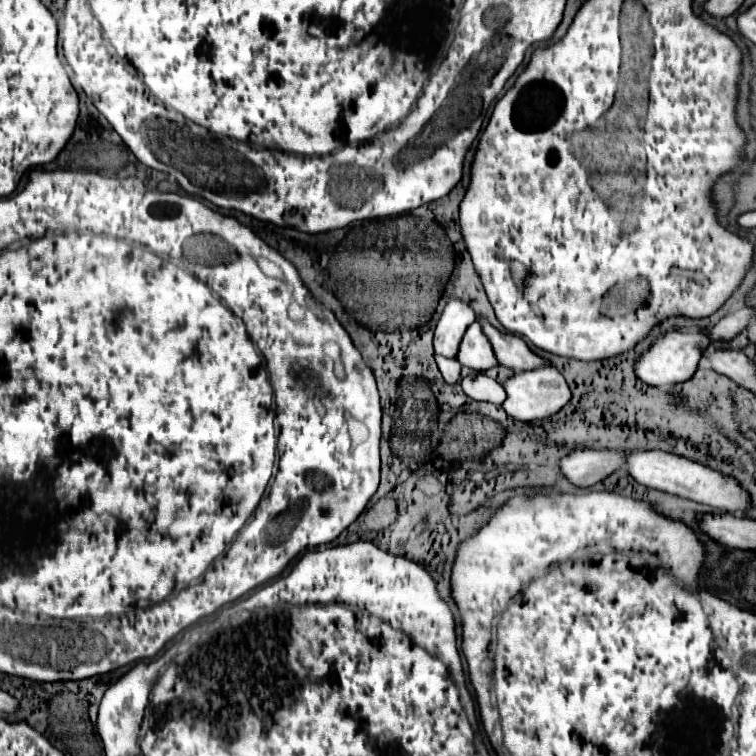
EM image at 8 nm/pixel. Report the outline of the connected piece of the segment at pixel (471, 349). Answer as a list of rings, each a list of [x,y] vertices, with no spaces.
[[[477,321],[473,325],[469,325],[469,329],[465,331],[465,337],[463,337],[461,345],[459,345],[457,359],[459,359],[461,365],[471,367],[471,369],[475,369],[479,373],[483,373],[483,371],[491,369],[493,365],[497,365],[491,343],[483,335],[481,325]]]

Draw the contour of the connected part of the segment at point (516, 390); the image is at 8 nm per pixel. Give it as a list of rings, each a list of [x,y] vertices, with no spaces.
[[[551,365],[541,369],[531,369],[525,373],[515,373],[505,379],[503,389],[507,393],[507,399],[501,403],[501,407],[509,417],[517,421],[535,421],[535,419],[551,417],[571,399],[571,391],[565,383],[565,377]]]

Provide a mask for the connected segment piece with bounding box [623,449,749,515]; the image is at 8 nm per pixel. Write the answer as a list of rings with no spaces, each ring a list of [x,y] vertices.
[[[625,451],[623,453],[625,459],[625,469],[627,473],[641,485],[651,487],[651,489],[661,489],[661,491],[669,491],[687,499],[693,499],[697,503],[709,505],[713,509],[719,509],[721,513],[743,513],[749,507],[749,493],[743,491],[735,479],[721,475],[719,471],[713,471],[701,463],[689,461],[685,457],[667,453],[667,451]]]

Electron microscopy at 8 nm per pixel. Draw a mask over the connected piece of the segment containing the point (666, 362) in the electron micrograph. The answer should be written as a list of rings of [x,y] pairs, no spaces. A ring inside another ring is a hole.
[[[667,331],[663,335],[659,335],[637,359],[635,359],[635,367],[633,373],[637,379],[641,379],[647,385],[653,387],[661,387],[661,389],[669,389],[677,383],[683,383],[687,379],[691,379],[691,375],[695,373],[699,359],[701,359],[701,351],[699,347],[705,347],[711,339],[701,335],[701,333],[679,333],[679,331]]]

